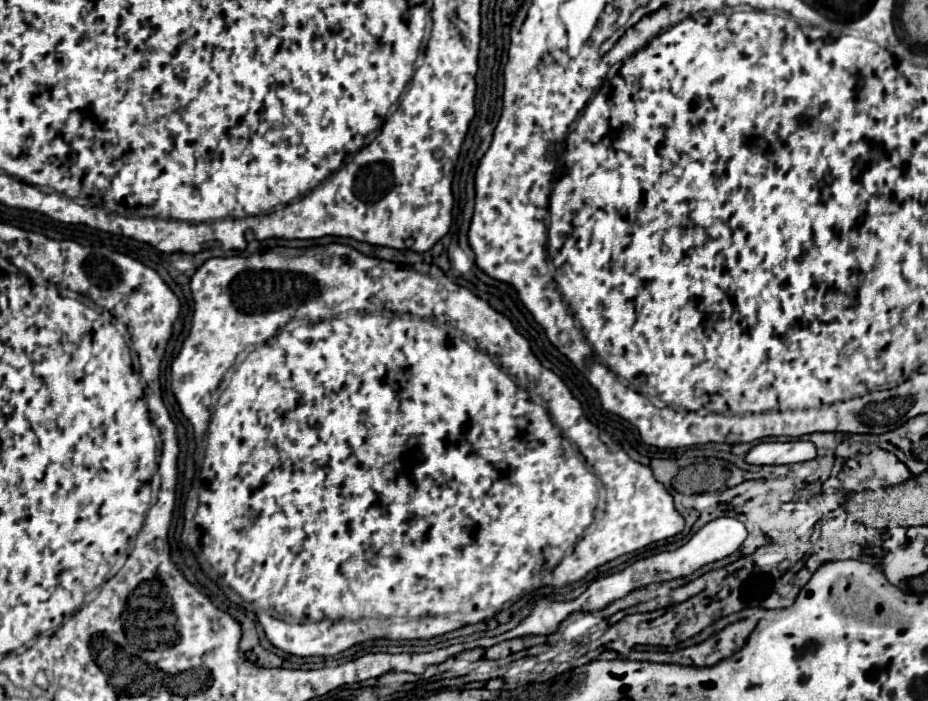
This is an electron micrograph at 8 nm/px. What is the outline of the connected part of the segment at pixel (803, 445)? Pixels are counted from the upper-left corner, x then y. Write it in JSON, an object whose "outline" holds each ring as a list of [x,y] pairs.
{"outline":[[[793,440],[793,442],[761,442],[753,446],[745,460],[747,464],[793,464],[793,462],[805,462],[813,460],[817,456],[817,448],[811,442],[805,440]]]}

